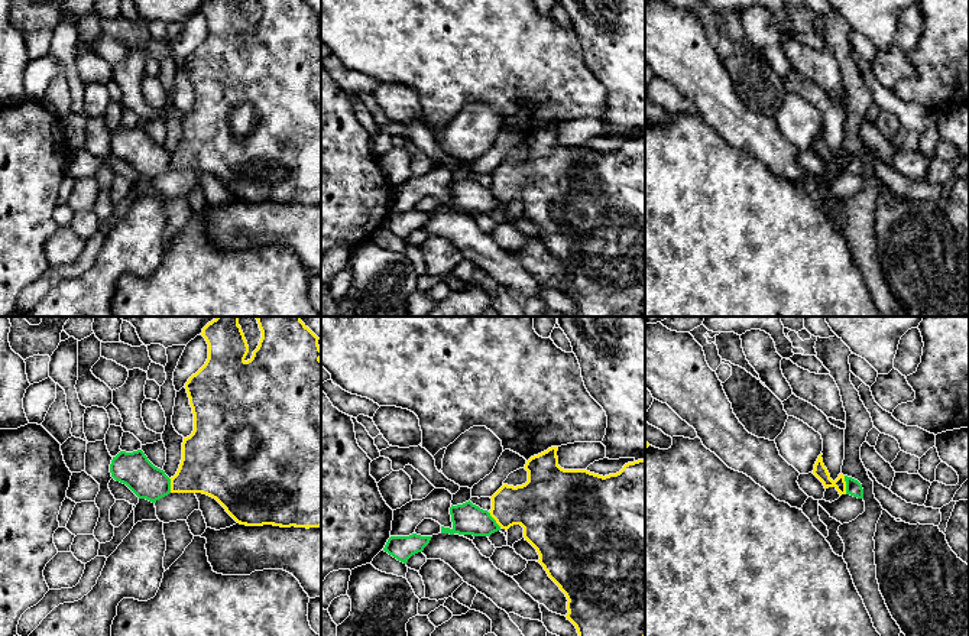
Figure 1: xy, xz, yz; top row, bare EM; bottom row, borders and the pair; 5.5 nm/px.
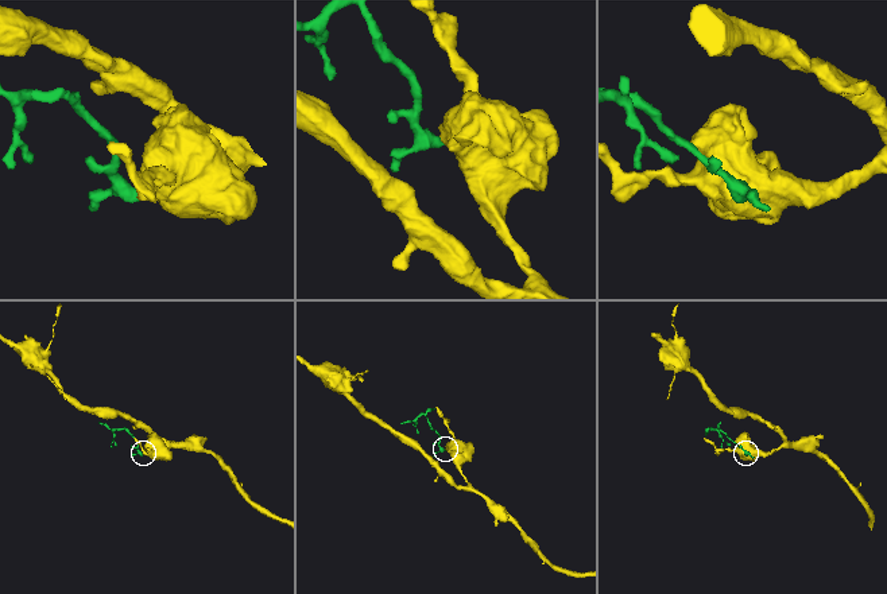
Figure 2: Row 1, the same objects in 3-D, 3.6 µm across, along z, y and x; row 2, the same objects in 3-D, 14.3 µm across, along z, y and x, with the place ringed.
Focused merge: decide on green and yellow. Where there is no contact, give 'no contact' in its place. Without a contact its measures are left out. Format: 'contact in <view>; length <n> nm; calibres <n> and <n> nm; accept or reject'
contact in yz; length 110 nm; calibres 90 and 80 nm; reject

